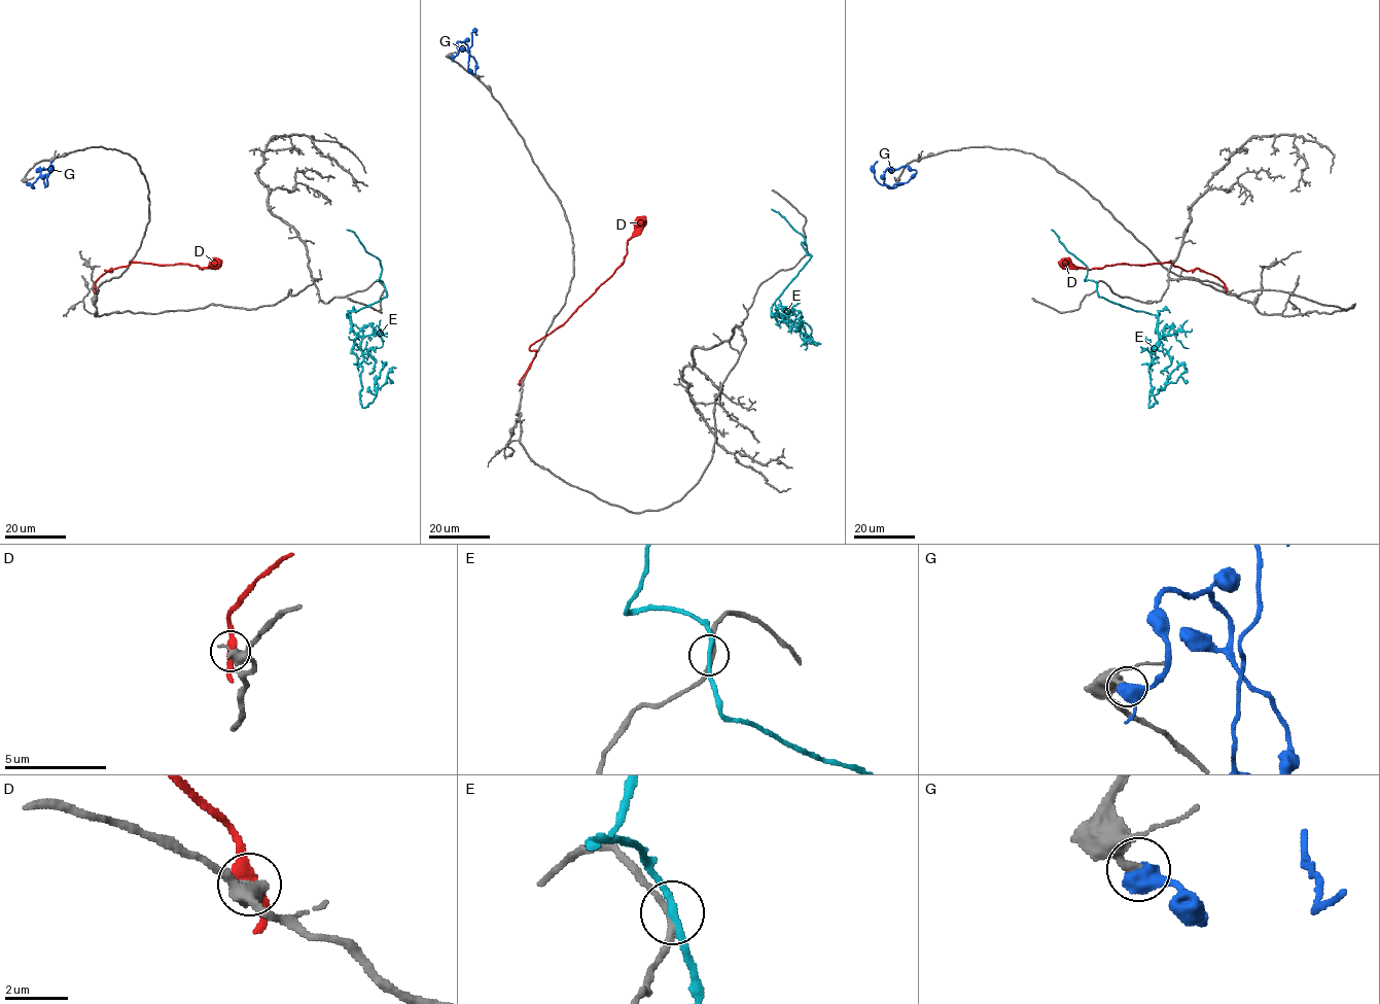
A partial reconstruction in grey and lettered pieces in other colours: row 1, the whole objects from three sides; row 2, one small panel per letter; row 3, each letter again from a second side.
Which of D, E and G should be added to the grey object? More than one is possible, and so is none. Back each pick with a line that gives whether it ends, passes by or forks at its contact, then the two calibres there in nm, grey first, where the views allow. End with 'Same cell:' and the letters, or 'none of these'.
G: it passes by | 240/500 nm
Same cell: G

